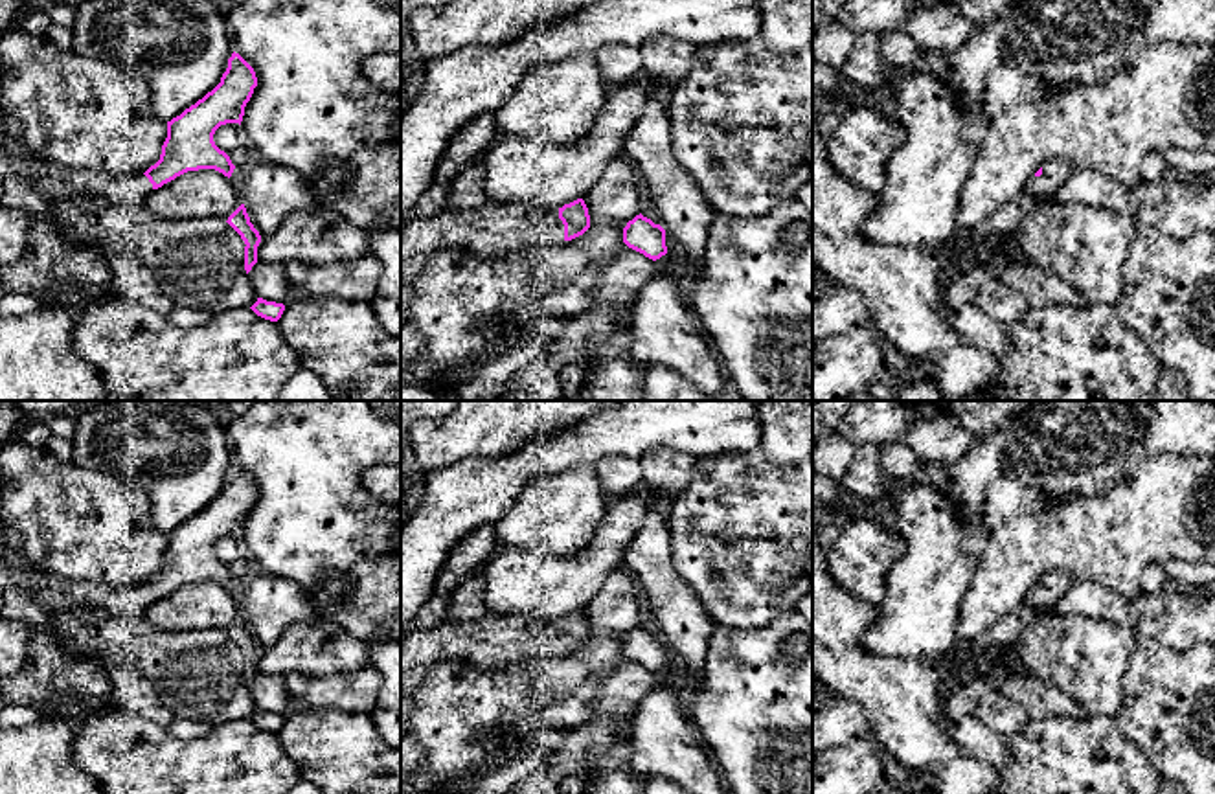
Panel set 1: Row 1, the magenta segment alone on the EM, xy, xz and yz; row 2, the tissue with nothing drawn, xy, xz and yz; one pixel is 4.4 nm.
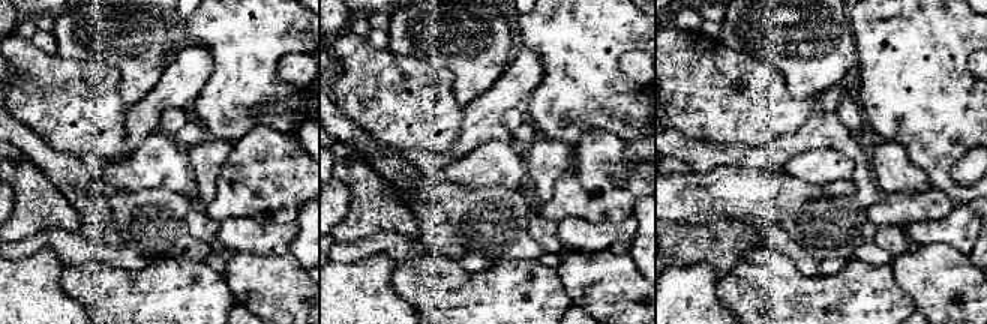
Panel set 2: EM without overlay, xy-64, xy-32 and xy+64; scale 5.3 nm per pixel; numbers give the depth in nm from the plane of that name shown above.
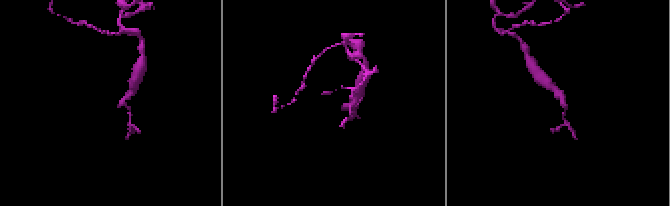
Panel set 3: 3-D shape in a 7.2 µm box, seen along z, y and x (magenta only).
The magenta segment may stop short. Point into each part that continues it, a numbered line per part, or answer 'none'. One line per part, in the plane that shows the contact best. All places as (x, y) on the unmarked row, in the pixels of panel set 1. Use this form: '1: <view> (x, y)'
1: xz (491, 640)

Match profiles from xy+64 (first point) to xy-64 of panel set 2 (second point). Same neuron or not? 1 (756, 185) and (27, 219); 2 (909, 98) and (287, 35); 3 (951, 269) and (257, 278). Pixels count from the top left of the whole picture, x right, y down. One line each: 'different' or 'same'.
1: different
2: same
3: same

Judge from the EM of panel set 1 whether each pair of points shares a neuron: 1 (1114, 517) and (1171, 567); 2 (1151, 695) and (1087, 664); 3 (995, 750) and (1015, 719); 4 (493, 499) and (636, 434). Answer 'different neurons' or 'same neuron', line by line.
1: different neurons
2: different neurons
3: different neurons
4: same neuron

